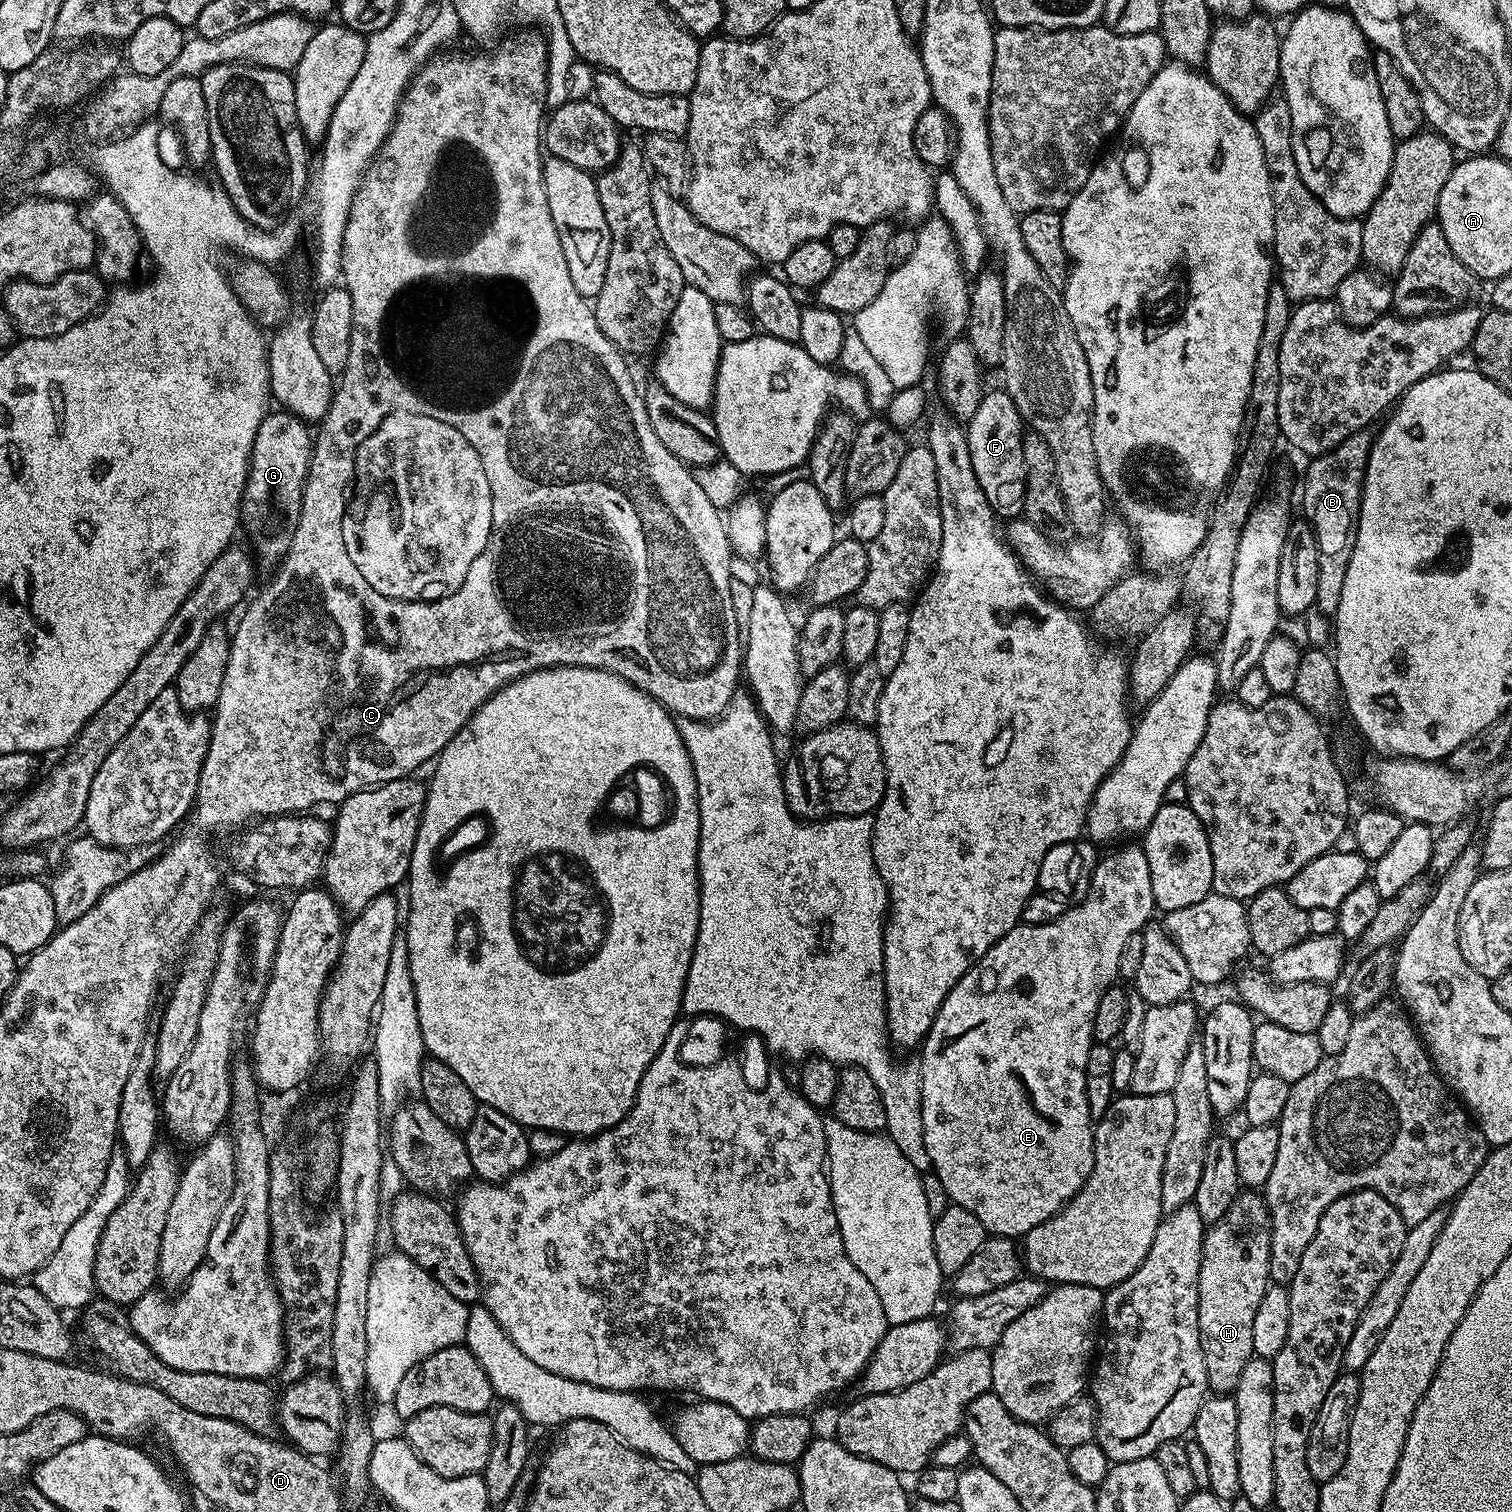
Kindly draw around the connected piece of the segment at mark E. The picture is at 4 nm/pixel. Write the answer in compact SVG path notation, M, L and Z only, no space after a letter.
M1128 842L1117 852L1099 857L1092 875L1092 885L1083 900L1065 907L1057 920L1045 924L1016 924L986 954L973 963L960 981L946 994L942 1006L936 1012L934 1022L919 1049L920 1105L922 1106L922 1130L926 1138L926 1154L931 1171L940 1179L949 1201L974 1214L989 1233L1009 1238L1022 1238L1034 1226L1055 1216L1068 1201L1076 1197L1078 1189L1086 1182L1094 1166L1094 1118L1086 1102L1086 1062L1093 1046L1092 1027L1098 1010L1098 998L1107 988L1117 983L1122 950L1132 934L1143 932L1152 912L1157 911L1154 886L1150 882L1150 862L1146 862L1143 847Z

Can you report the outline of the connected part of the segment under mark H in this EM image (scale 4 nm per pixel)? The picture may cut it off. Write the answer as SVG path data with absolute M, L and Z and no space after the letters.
M1244 1190L1223 1218L1205 1231L1198 1270L1198 1330L1208 1389L1215 1395L1235 1391L1243 1367L1254 1355L1254 1313L1270 1283L1271 1229L1263 1195L1256 1190Z

